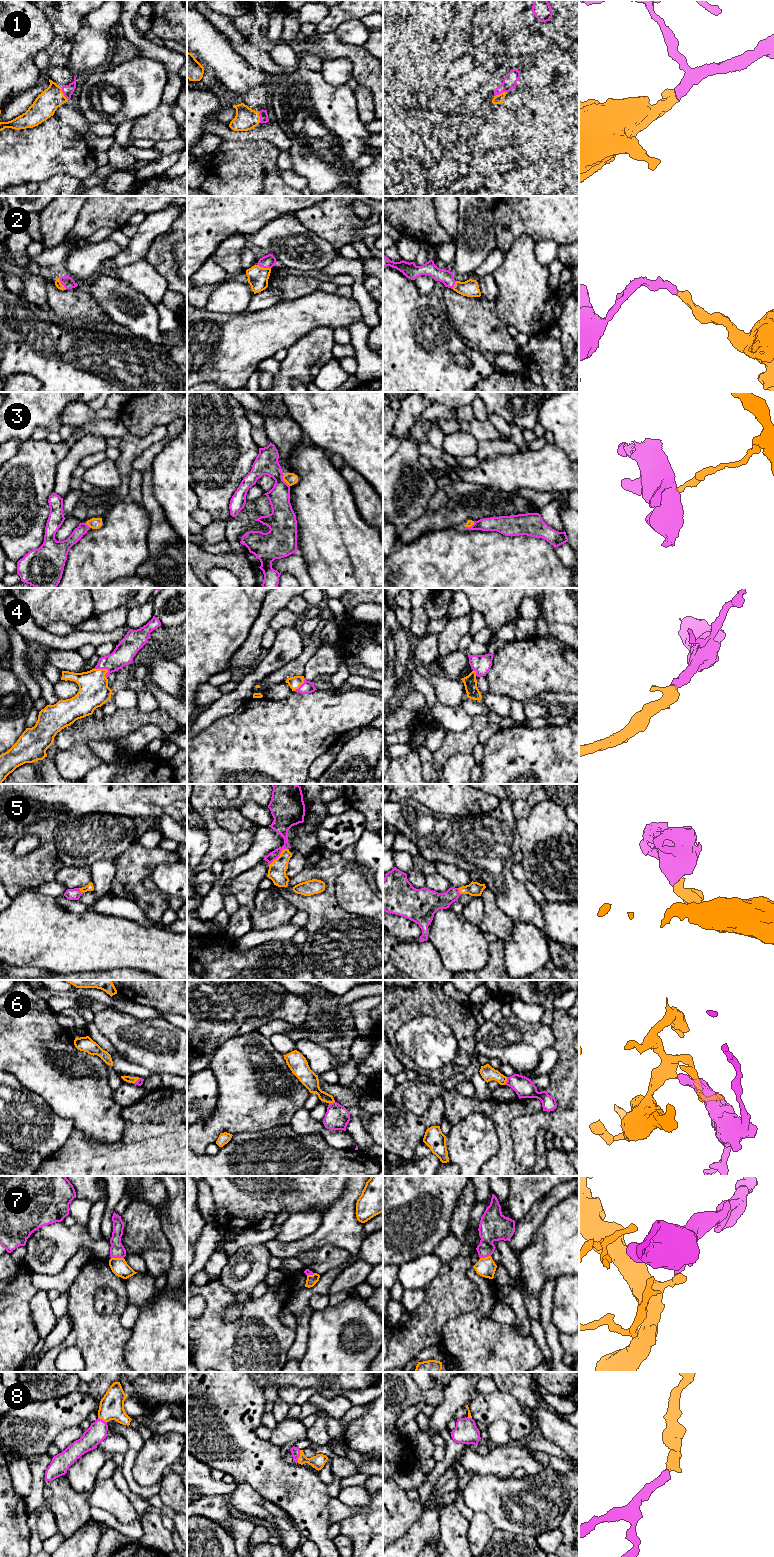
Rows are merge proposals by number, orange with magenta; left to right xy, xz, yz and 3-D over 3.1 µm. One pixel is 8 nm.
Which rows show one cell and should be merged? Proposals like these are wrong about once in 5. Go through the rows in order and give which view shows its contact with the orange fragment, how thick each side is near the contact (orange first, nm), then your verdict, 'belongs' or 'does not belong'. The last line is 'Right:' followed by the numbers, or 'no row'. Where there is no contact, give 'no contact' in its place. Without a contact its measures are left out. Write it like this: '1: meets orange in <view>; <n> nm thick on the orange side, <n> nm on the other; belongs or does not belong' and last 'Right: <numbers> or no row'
1: meets orange in xy; 190 nm thick on the orange side, 90 nm on the other; belongs
2: meets orange in xz; 160 nm thick on the orange side, 110 nm on the other; belongs
3: meets orange in xz; 100 nm thick on the orange side, 190 nm on the other; does not belong
4: meets orange in xy; 240 nm thick on the orange side, 170 nm on the other; belongs
5: meets orange in xz; 140 nm thick on the orange side, 140 nm on the other; belongs
6: meets orange in yz; 120 nm thick on the orange side, 160 nm on the other; belongs
7: meets orange in xy; 140 nm thick on the orange side, 120 nm on the other; does not belong
8: meets orange in xz; 110 nm thick on the orange side, 70 nm on the other; belongs
Right: 1, 2, 4, 5, 6, 8

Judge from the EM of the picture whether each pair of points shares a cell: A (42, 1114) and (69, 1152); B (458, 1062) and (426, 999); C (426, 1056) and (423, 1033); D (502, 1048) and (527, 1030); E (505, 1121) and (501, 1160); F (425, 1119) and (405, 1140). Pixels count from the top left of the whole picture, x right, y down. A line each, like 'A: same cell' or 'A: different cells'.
A: different cells
B: same cell
C: same cell
D: same cell
E: same cell
F: same cell

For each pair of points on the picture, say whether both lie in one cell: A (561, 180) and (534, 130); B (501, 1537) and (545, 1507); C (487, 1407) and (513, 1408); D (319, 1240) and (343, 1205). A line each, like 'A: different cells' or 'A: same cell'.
A: different cells
B: different cells
C: same cell
D: same cell

